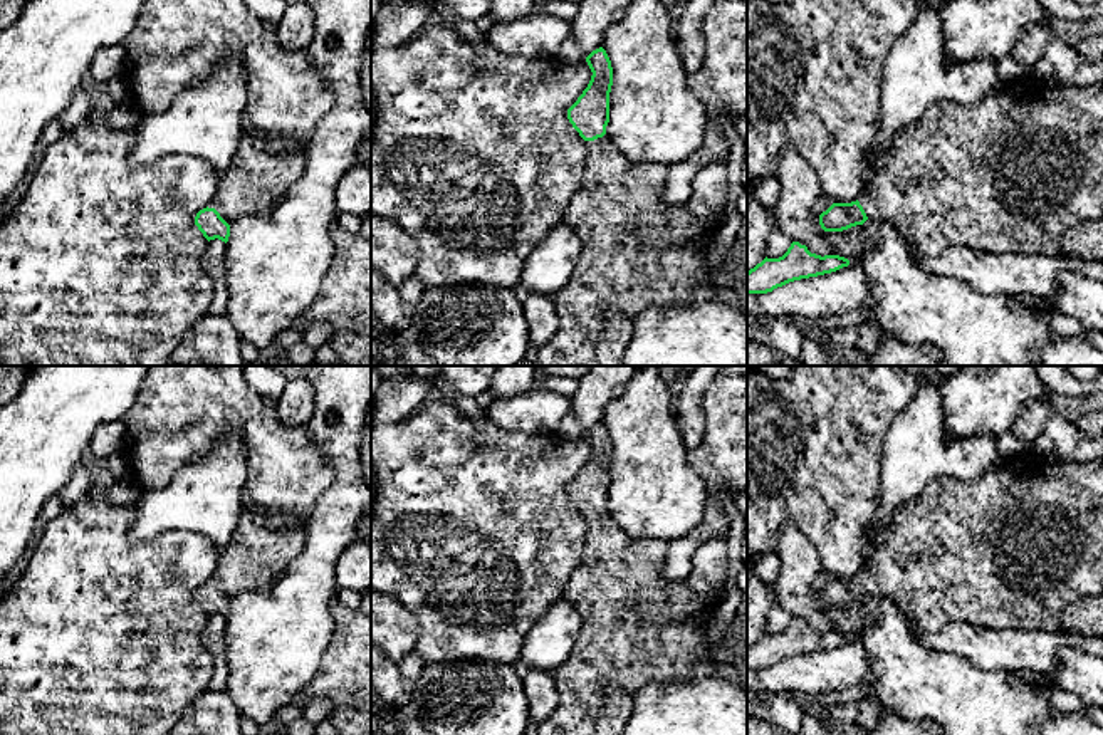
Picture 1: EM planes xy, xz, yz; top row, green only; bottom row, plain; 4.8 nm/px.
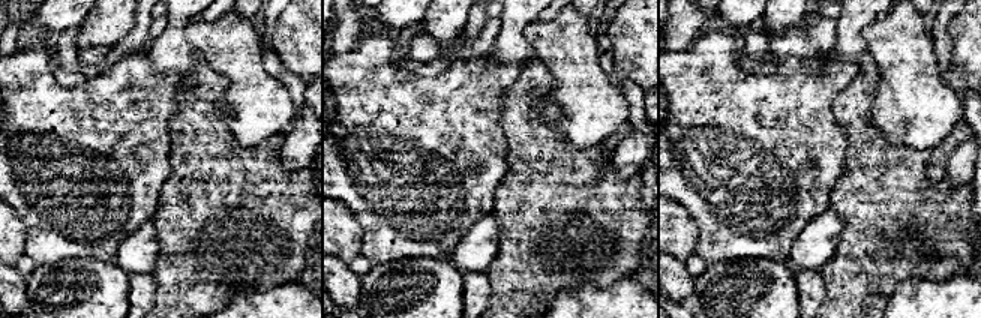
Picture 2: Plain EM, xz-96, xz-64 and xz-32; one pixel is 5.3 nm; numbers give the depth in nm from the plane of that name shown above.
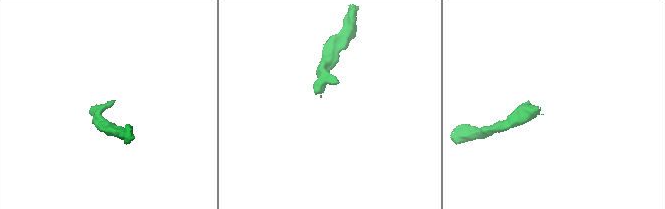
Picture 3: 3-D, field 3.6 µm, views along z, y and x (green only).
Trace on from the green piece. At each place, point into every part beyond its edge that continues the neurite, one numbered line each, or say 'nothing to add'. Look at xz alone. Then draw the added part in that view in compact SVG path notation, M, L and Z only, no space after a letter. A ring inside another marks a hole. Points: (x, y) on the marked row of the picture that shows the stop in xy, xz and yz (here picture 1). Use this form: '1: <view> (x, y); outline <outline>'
1: xz (637, 252); outline M608 134L586 141L583 181L562 215L581 242L581 253L569 282L552 297L559 329L536 352L537 366L598 366L596 346L609 310L633 321L650 307L714 297L717 270L707 265L707 253L722 222L697 220L688 203L665 203L668 169L658 163L630 161Z

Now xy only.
1: xy (262, 170); outline M243 129L208 208L215 208L230 227L247 215L260 215L287 193L304 168L304 144Z

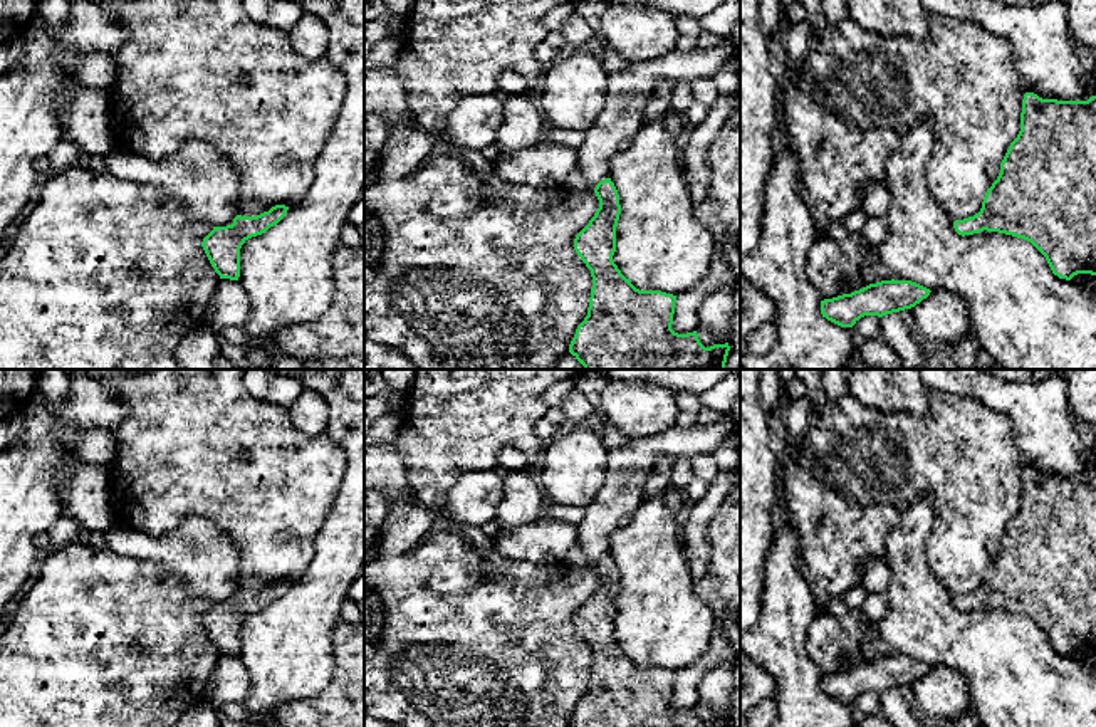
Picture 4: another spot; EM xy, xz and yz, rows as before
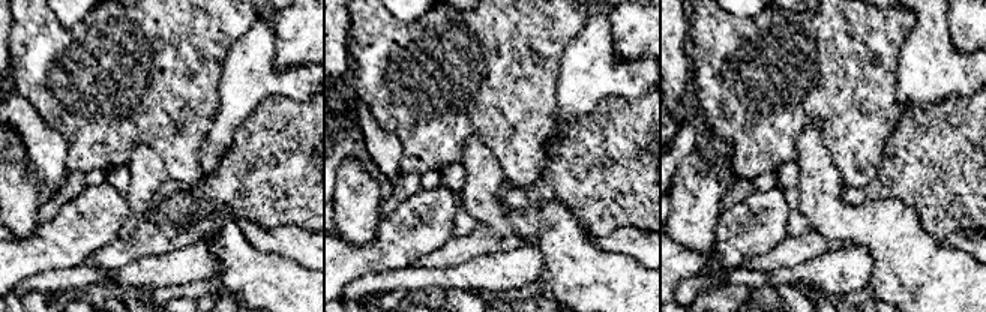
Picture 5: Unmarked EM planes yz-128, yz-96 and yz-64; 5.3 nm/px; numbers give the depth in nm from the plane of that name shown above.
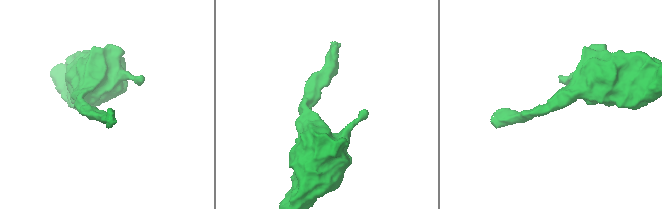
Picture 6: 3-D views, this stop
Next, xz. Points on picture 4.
nothing to add

